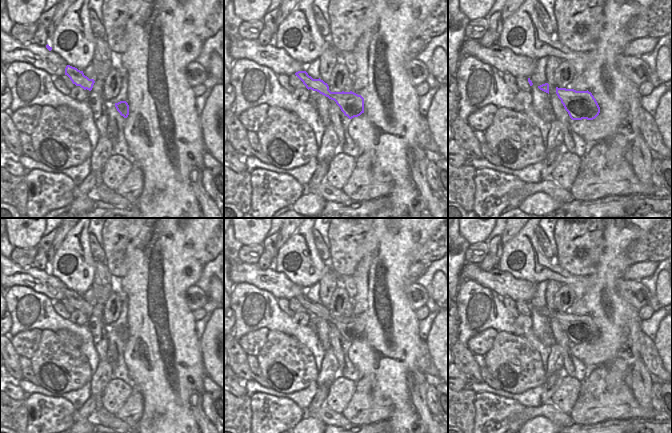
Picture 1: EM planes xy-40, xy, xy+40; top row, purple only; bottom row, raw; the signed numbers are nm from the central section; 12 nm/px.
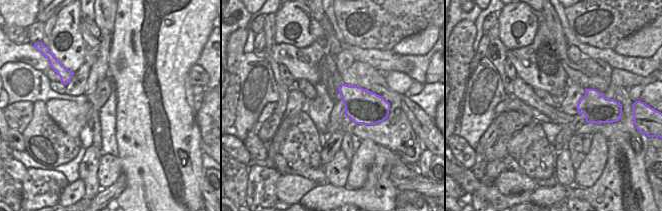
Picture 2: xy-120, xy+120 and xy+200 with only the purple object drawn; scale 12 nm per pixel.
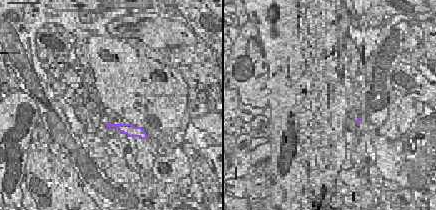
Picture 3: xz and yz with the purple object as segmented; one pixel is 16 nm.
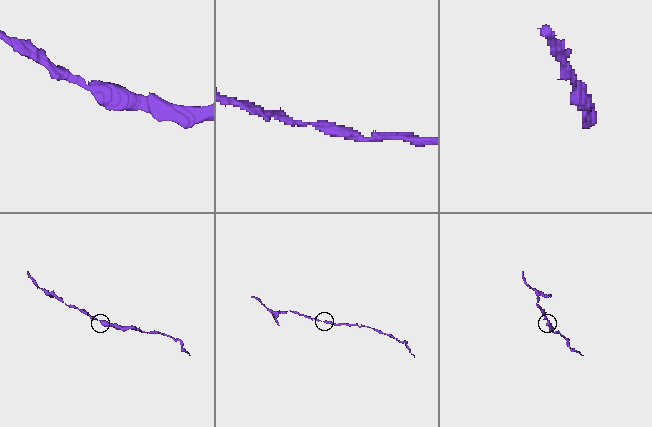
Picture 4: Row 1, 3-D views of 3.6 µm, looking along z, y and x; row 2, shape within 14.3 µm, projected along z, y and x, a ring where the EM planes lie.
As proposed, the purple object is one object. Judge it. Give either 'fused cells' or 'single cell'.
single cell

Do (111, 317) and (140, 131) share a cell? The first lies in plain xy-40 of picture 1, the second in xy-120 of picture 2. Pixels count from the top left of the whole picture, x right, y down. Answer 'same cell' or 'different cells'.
different cells

